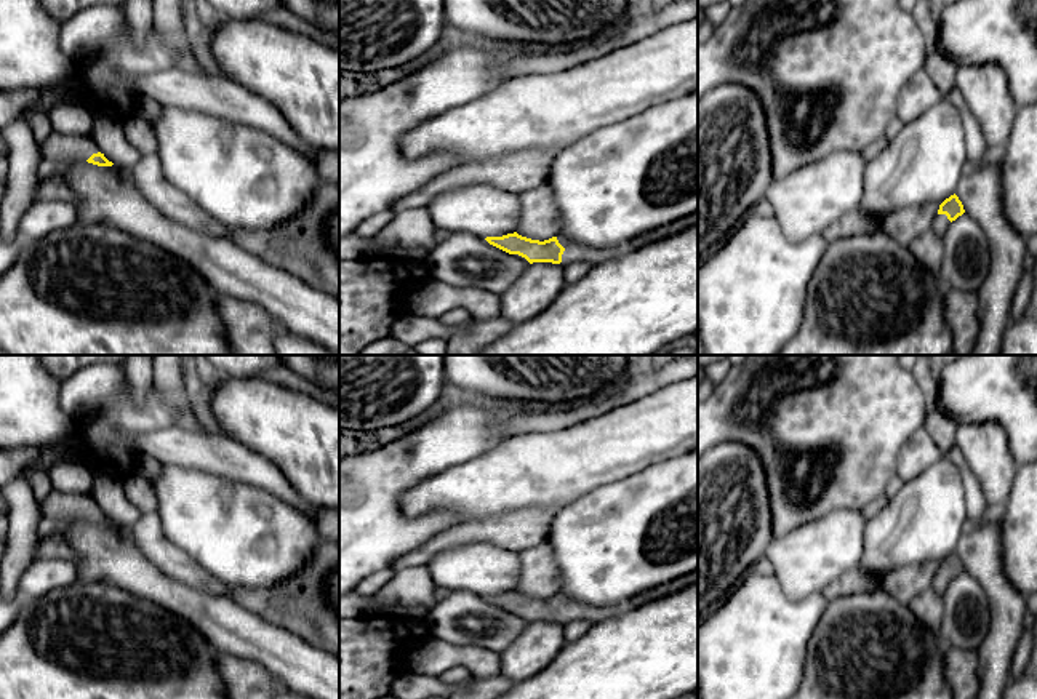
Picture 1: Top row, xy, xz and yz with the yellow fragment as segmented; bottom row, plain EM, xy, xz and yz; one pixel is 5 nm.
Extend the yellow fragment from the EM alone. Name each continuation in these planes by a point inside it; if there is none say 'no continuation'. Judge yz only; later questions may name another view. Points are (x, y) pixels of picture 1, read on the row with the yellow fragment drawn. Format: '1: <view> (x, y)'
1: yz (941, 223)

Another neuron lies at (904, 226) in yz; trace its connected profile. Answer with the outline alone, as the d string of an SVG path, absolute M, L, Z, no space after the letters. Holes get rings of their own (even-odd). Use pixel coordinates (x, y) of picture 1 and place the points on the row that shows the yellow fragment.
M927 202L896 210L885 216L882 229L903 246L909 246L919 235L933 227L941 203Z

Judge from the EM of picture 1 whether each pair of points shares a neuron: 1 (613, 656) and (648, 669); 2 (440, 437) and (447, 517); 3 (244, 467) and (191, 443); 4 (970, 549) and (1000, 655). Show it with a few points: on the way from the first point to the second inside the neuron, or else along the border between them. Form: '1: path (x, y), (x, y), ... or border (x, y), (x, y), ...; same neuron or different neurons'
1: path (621, 664), (640, 664); same neuron
2: path (408, 469), (392, 485), (392, 511), (415, 523); same neuron
3: path (231, 459), (204, 451); same neuron
4: path (991, 575), (1002, 595), (1002, 629); same neuron

